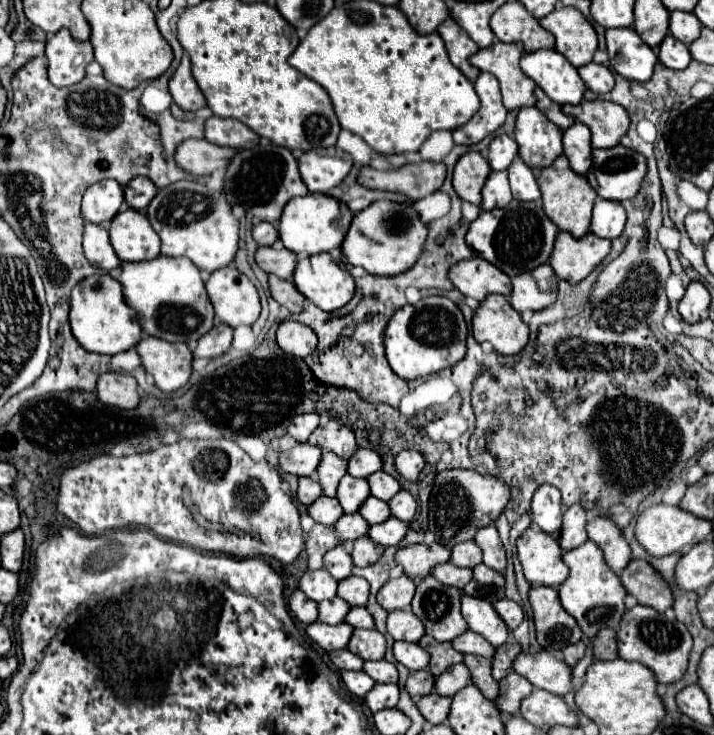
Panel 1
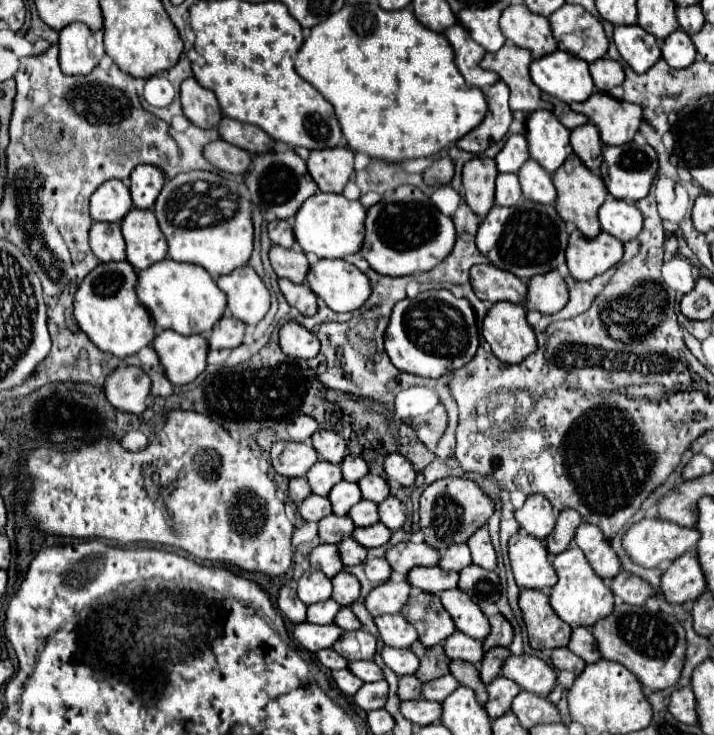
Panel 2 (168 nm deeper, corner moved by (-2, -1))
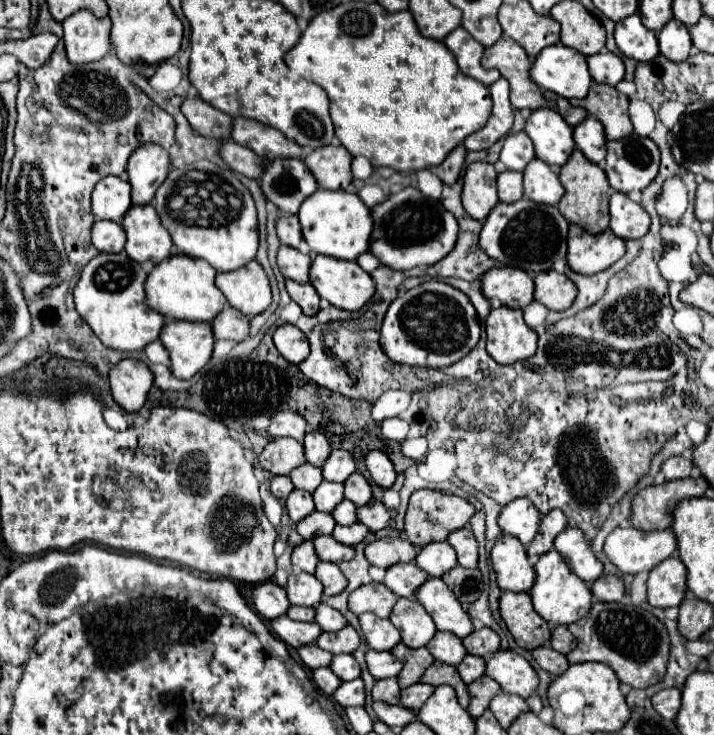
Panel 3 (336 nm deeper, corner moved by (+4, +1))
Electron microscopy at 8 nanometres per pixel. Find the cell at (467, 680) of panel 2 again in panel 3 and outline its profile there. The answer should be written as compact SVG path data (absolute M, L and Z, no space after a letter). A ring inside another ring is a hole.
M434 662L430 668L426 668L422 680L424 684L432 684L432 686L440 686L440 684L448 684L456 690L456 696L458 696L458 702L462 704L462 708L468 708L468 690L466 690L466 684L462 682L462 678L458 676L456 668L450 666L450 664L444 664L444 662Z

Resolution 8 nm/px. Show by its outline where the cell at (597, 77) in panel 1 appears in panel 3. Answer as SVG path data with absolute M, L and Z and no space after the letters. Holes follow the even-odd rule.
M600 52L594 56L588 56L588 68L592 78L598 84L616 86L624 78L624 62L620 56L612 52Z

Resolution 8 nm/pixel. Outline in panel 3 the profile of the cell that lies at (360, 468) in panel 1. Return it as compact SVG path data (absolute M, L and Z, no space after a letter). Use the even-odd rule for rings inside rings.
M332 450L326 464L322 466L324 480L330 482L346 482L346 478L354 472L354 460L346 450Z

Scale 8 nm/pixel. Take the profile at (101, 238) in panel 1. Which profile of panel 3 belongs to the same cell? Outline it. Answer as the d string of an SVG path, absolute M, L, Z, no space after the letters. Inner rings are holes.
M96 220L92 226L92 244L100 252L122 252L124 250L124 228L120 222Z

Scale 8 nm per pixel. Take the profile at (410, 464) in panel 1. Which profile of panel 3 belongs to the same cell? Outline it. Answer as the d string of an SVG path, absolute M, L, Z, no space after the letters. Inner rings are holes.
M372 450L366 454L366 468L372 476L372 480L380 486L380 488L390 488L396 480L396 472L392 462L388 460L388 456L380 450Z

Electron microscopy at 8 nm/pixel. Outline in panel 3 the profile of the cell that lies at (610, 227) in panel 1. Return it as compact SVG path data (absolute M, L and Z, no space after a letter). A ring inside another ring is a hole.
M614 192L610 196L610 228L624 240L642 238L650 230L650 216L628 194Z

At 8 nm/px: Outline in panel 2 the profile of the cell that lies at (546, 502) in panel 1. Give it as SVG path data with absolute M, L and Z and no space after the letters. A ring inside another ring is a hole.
M532 494L526 498L526 504L516 510L516 520L530 536L544 540L554 530L556 512L542 494Z

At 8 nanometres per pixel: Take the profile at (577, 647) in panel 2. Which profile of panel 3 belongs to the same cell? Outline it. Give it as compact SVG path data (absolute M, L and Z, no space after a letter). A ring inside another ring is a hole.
M556 626L552 628L552 638L550 638L550 646L562 654L568 654L574 646L576 646L576 640L574 636L566 630L566 626Z

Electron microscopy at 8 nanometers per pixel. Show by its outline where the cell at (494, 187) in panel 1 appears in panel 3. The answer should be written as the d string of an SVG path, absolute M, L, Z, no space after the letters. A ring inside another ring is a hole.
M502 170L498 174L498 196L502 202L516 202L524 196L522 186L522 172Z

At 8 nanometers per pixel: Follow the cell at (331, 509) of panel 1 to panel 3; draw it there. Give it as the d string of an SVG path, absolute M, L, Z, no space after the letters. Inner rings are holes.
M292 490L286 498L286 510L292 522L300 522L304 516L314 512L314 500L312 494L306 490Z

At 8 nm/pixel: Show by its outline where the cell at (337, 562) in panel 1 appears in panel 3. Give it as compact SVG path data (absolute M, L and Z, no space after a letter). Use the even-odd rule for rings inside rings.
M310 540L302 542L300 546L296 546L296 548L292 550L292 566L294 566L296 570L302 570L302 572L310 572L310 574L312 574L318 562L320 562L320 560L318 560L318 556L316 556L316 552L314 552L314 544L312 544Z

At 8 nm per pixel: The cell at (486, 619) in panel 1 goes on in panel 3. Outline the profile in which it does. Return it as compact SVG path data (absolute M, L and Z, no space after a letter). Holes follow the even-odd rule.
M428 578L414 592L414 598L426 608L438 630L452 632L458 638L472 634L472 620L468 612L462 610L462 604L456 600L450 588L446 588L442 578Z

